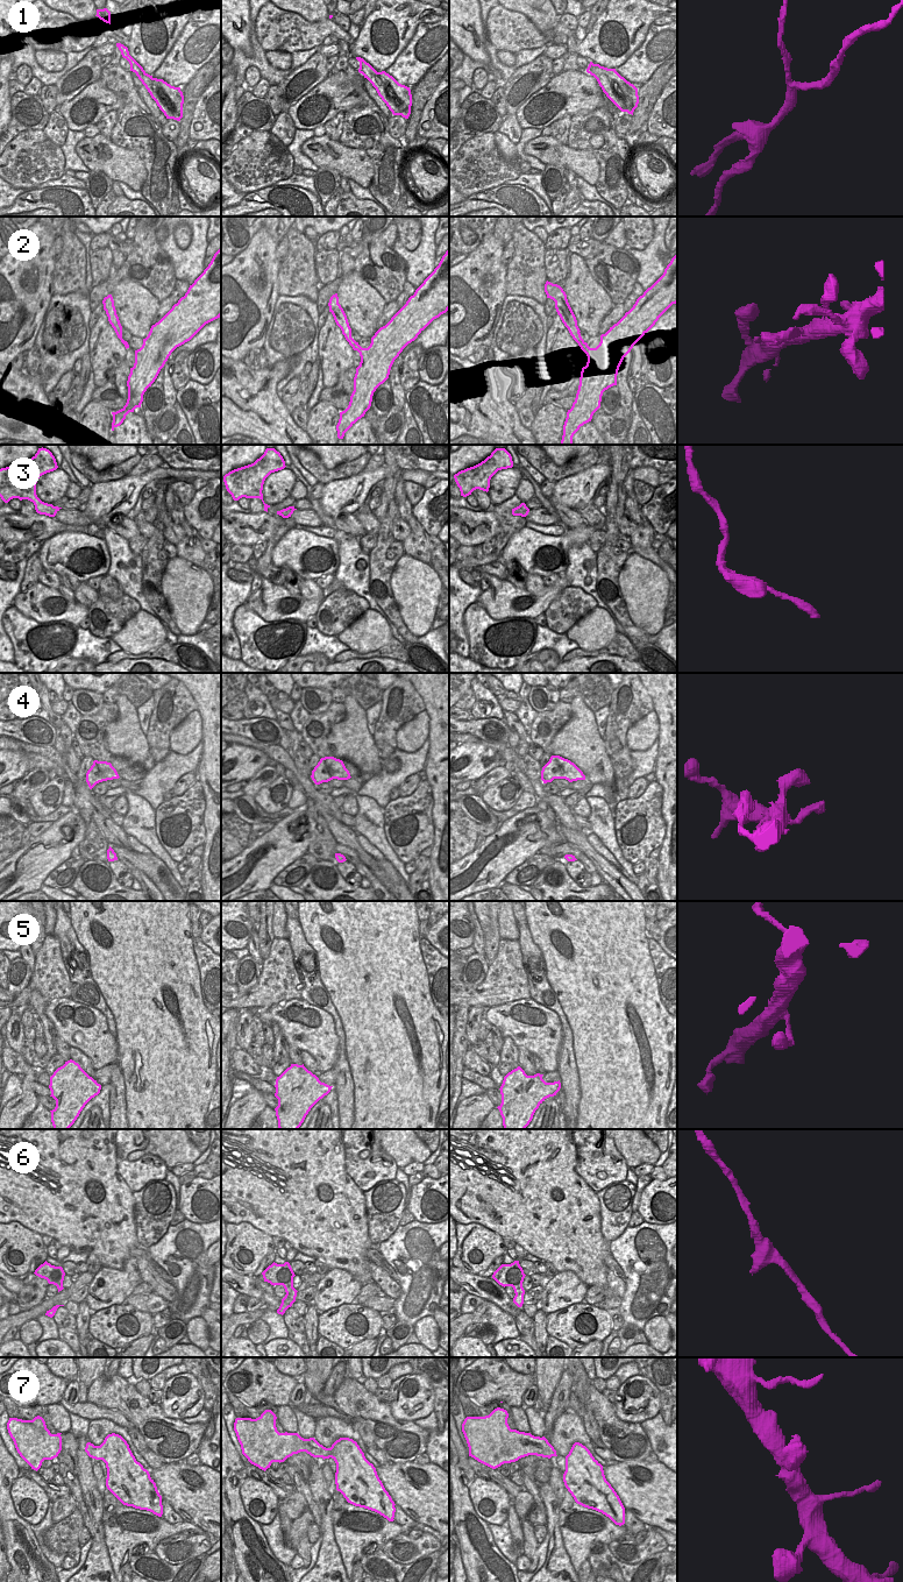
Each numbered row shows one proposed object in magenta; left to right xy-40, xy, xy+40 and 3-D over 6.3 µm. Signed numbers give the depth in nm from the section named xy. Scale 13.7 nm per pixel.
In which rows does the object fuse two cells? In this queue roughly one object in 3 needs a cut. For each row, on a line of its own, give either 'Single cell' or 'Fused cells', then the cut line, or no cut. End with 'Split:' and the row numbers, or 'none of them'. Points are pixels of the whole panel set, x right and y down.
1: Fused cells. Split along xy (377, 72), (381, 79), (405, 105), (400, 114)
2: Single cell. No split
3: Single cell. No split
4: Single cell. No split
5: Single cell. No split
6: Single cell. No split
7: Single cell. No split
Split: 1.

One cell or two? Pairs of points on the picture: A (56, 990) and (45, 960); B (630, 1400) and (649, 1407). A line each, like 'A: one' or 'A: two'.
A: one
B: one

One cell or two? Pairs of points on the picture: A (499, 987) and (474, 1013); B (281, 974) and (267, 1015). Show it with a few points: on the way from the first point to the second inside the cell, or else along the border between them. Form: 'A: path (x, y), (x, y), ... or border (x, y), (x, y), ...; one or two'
A: border (486, 1007), (473, 1006), (470, 1008); two
B: border (294, 998), (260, 1009); two

